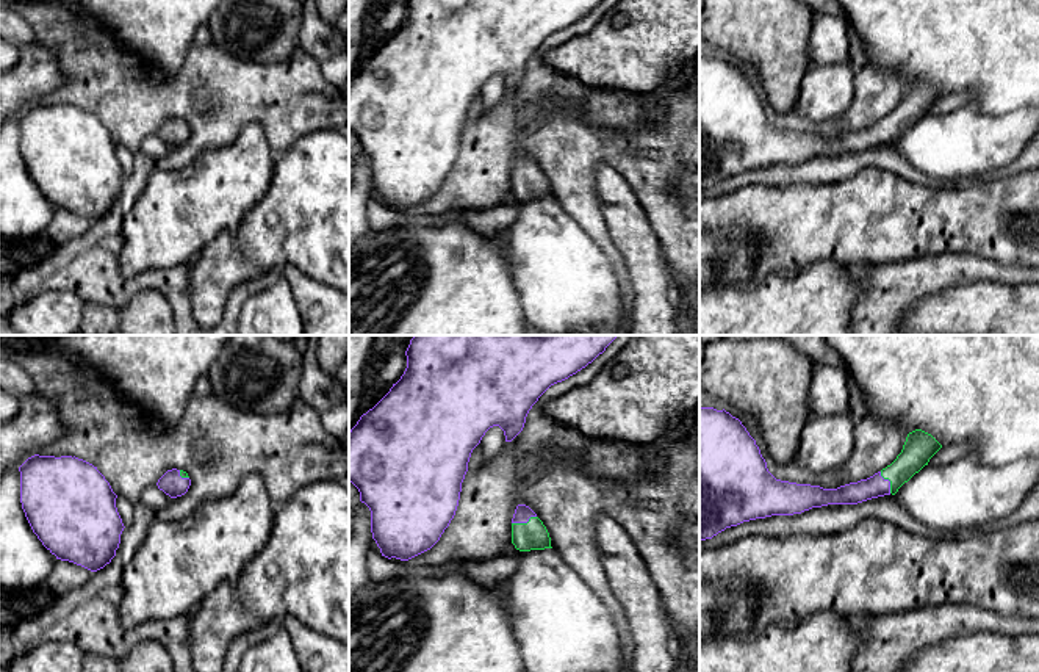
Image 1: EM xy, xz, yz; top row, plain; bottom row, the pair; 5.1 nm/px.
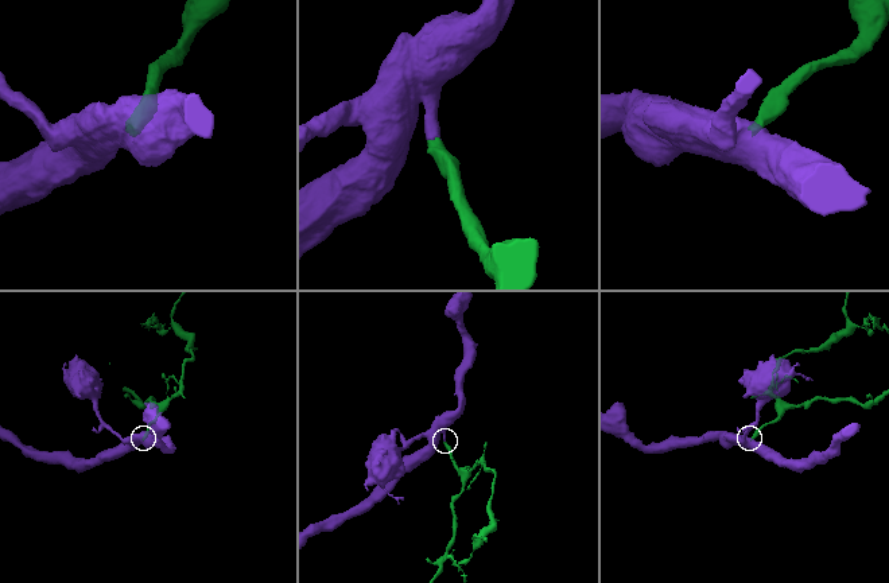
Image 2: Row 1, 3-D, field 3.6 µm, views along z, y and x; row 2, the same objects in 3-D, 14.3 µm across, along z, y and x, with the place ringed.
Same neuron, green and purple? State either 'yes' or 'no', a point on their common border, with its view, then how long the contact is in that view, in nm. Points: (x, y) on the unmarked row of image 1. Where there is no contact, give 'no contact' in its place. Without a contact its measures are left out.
yes | xz (523, 173) | 130 nm

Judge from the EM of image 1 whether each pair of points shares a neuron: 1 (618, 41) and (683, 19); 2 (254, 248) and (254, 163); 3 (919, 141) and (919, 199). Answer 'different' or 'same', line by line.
1: same
2: different
3: different

